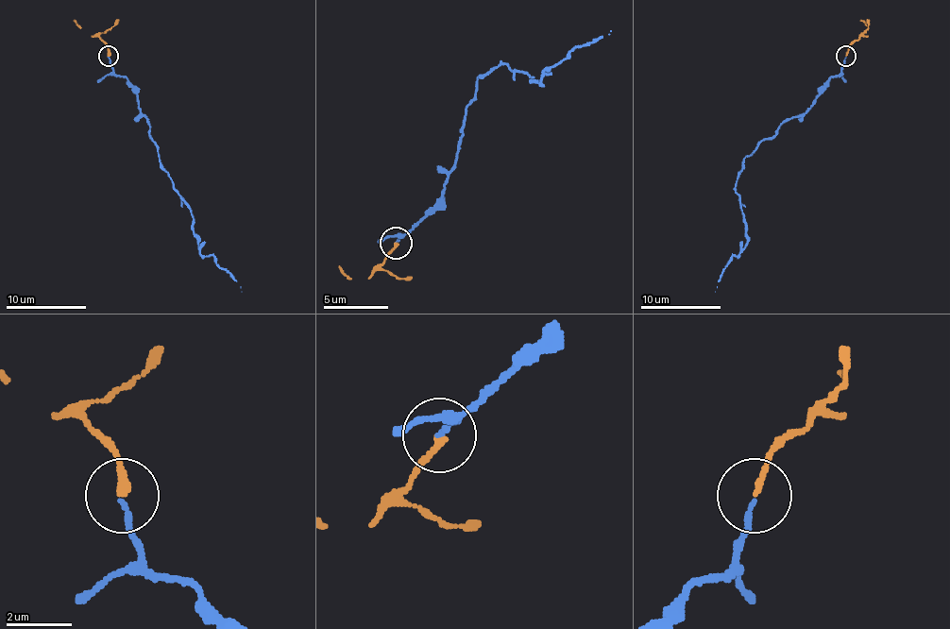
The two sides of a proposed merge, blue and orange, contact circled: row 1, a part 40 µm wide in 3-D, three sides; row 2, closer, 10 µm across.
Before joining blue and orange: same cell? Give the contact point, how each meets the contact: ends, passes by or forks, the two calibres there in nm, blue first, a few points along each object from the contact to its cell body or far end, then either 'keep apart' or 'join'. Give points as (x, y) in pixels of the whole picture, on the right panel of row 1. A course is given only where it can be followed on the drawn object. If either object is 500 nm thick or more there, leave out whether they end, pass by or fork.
(846, 56) | blue ends | orange ends | 160/200 nm | blue via (845, 58), (843, 69), (807, 110), (788, 118), (744, 158), (737, 182), (744, 248), (724, 266), (714, 291) | orange via (845, 55), (861, 35), (868, 35), (868, 27), (859, 21) | join

